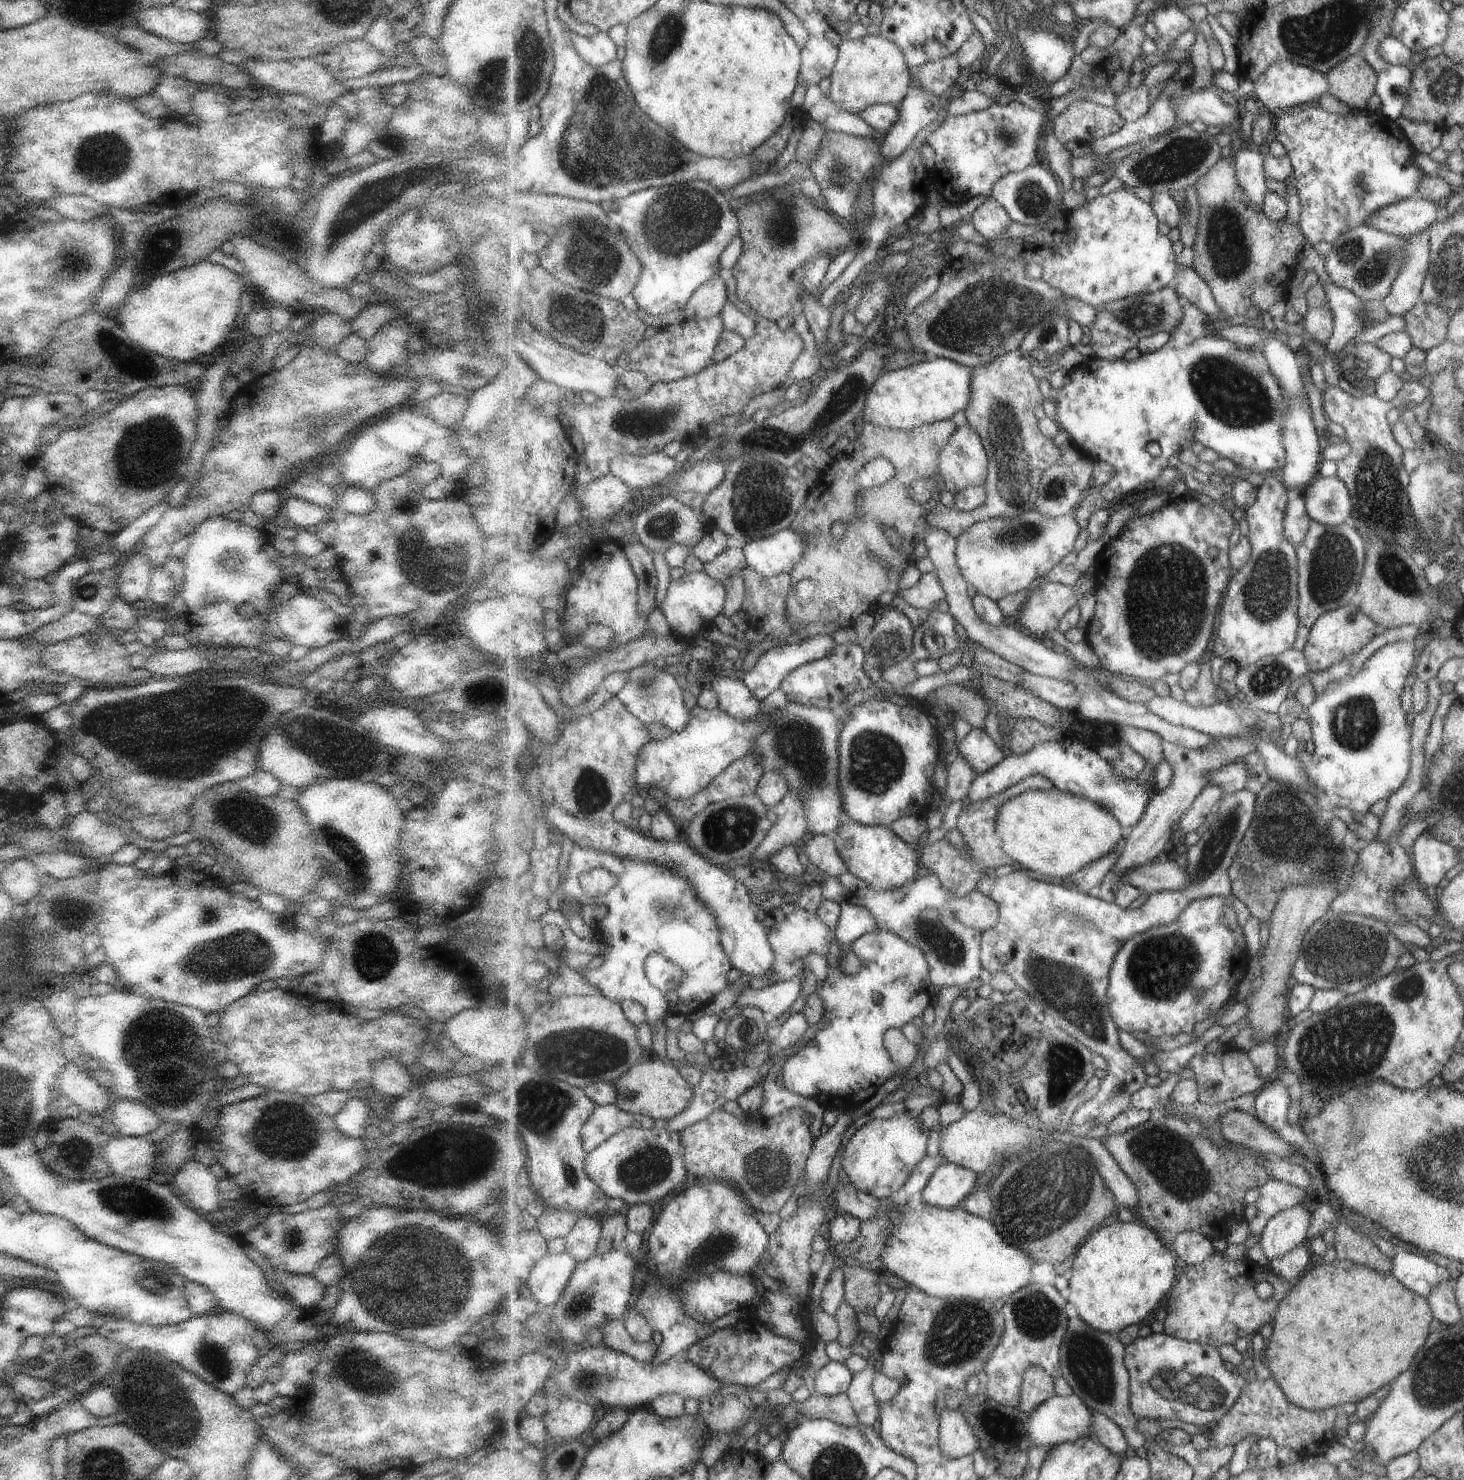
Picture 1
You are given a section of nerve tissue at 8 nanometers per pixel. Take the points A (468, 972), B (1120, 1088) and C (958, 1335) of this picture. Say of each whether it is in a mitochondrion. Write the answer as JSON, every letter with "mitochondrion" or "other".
{"A":"other","B":"mitochondrion","C":"mitochondrion"}

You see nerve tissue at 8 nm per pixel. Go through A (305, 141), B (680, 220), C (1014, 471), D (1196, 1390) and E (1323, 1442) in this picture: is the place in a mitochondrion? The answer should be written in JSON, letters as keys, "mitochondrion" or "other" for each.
{"A":"other","B":"mitochondrion","C":"mitochondrion","D":"mitochondrion","E":"other"}

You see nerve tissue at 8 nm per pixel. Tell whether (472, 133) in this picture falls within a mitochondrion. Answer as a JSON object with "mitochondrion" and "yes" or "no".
{"mitochondrion":"no"}

